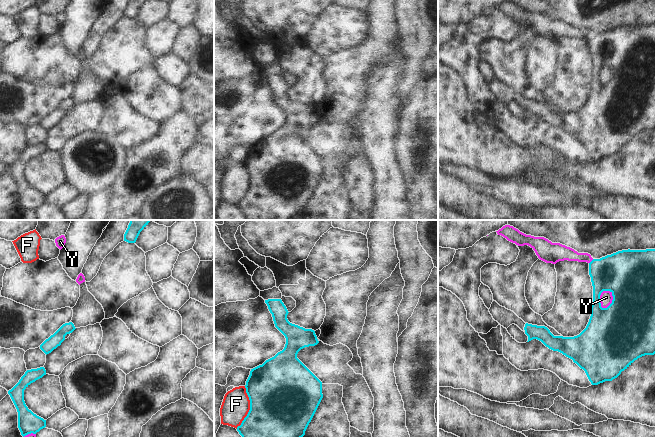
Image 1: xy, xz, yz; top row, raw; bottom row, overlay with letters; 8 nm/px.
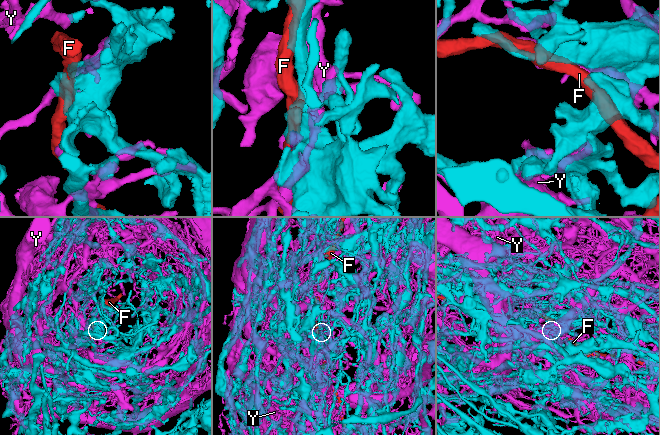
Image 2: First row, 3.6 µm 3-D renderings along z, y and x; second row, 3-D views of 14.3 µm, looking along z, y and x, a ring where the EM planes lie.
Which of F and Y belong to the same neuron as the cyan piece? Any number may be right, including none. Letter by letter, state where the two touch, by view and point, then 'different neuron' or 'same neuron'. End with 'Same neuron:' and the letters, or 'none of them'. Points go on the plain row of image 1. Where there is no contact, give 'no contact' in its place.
F: xz (250, 183) | different neuron
Y: yz (612, 77) | different neuron
Same neuron: none of them

